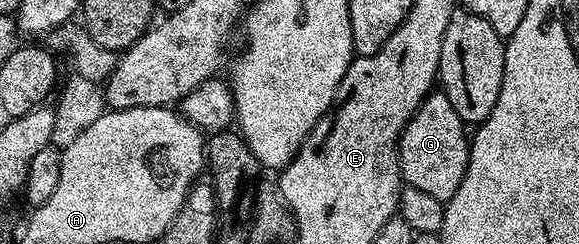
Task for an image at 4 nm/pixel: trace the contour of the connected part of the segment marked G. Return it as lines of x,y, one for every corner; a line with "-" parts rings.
441,92
428,94
417,112
403,127
403,134
399,138
399,172
402,181
447,203
453,192
461,188
461,180
465,176
471,151
467,130
468,127
461,120
461,116
453,112
449,96

